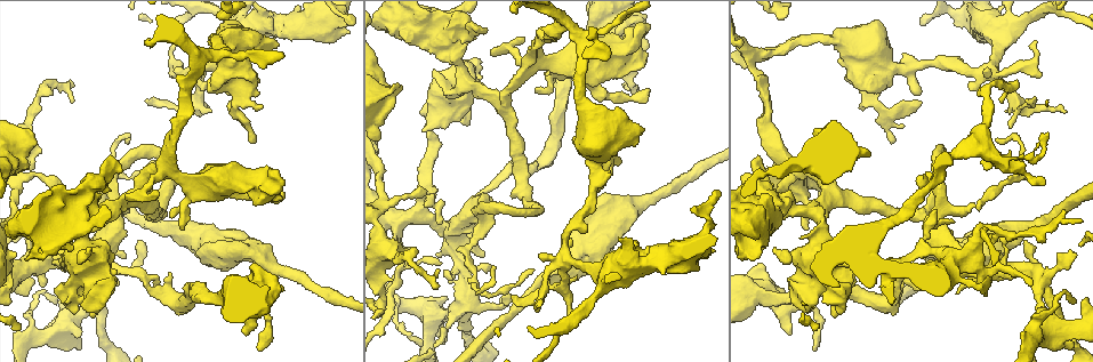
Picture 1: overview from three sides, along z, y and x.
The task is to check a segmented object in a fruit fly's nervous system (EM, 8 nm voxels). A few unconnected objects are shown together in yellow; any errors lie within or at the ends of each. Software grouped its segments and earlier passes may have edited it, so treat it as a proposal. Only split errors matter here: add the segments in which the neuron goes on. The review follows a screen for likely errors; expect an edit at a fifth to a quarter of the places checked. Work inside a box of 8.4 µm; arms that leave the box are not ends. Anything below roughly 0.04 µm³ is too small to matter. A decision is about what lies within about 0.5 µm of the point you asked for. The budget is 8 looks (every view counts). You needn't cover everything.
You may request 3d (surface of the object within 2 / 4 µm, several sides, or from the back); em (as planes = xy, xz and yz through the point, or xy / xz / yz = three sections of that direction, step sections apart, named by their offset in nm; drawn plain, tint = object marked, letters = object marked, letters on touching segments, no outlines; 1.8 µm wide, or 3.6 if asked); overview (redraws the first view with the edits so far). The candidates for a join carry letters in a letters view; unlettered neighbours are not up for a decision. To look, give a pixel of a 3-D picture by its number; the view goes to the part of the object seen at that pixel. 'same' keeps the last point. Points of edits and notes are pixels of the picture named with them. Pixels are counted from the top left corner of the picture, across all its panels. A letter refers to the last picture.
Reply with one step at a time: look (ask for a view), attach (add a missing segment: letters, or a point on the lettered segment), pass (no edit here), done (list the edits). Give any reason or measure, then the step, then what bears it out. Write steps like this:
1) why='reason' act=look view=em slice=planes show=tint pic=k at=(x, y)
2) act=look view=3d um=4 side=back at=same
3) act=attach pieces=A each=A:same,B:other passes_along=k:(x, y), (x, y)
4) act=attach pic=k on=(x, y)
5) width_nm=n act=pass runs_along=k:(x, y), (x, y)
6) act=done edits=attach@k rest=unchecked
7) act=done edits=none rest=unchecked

why='branch stops here' act=look view=3d um=2 side=back pic=1 at=(921, 290)

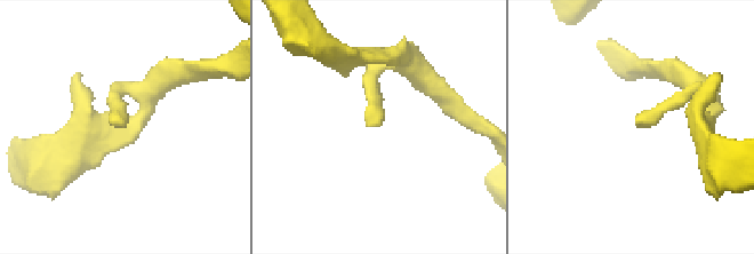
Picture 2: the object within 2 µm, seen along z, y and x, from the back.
why='need the tissue' act=look view=em slice=xz step=16 show=letters pic=2 at=(111, 122)

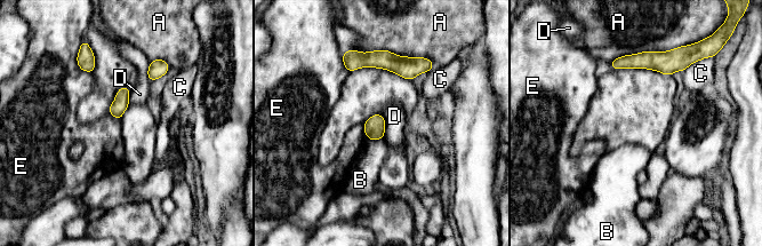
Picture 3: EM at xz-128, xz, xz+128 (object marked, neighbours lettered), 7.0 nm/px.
why='another direction' act=look view=em slice=planes show=letters at=same

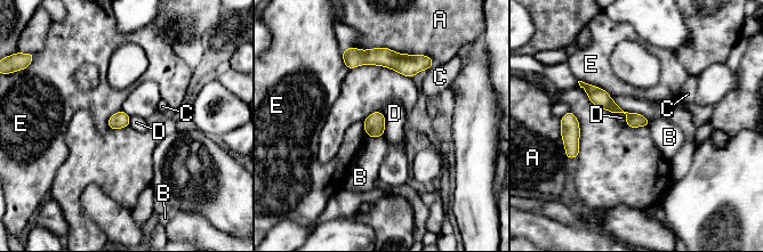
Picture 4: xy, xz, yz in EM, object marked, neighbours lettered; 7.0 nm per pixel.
longest_contact=A:440nm act=pass each=A:other,B:other,C:other,D:other,E:other runs_along=4:(587, 87), (616, 110), (645, 122) found='no lettered segment goes on from it'

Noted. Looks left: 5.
act=look view=em slice=planes show=letters pic=1 at=(460, 314)

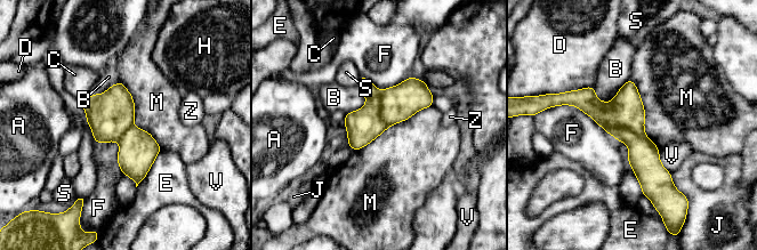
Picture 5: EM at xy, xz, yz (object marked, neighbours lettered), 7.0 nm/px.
width_nm=260 act=pass each=A:other,B:other,C:other,D:other,E:other,F:other,H:other,J:other,M:other,S:other,V:other,Z:other border=5:(119, 81), (133, 123), (161, 150) found='none of them fits'

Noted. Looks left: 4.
why='an open end' act=look view=em slice=xy step=4 show=letters pic=1 at=(399, 84)

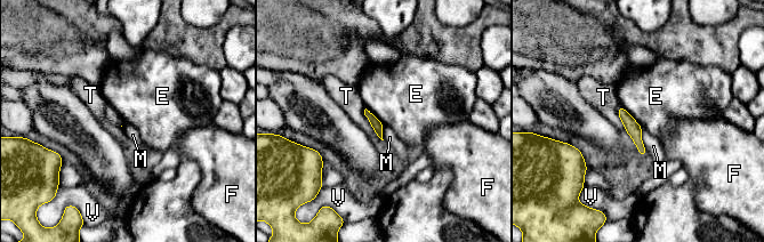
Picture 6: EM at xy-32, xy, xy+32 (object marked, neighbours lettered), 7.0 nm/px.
why='another direction' act=look view=em slice=planes show=letters at=same

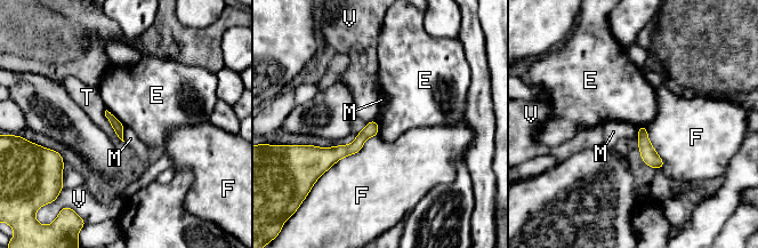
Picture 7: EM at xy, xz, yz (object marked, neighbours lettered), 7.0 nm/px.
longest_contact=F:500nm act=pass each=E:other,F:other,M:other,T:other,V:other border=7:(106, 109), (125, 126) found='no lettered segment goes on from it'

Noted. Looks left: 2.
why='calibre changes' act=look view=em um=3.6 slice=planes show=tint pic=1 at=(73, 216)

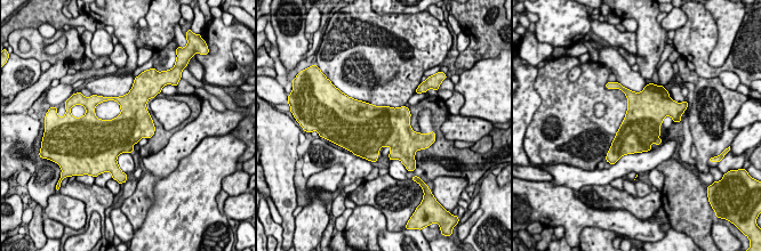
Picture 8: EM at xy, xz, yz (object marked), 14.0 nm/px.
why='see the neighbours' act=look view=em um=3.6 slice=planes show=letters at=same

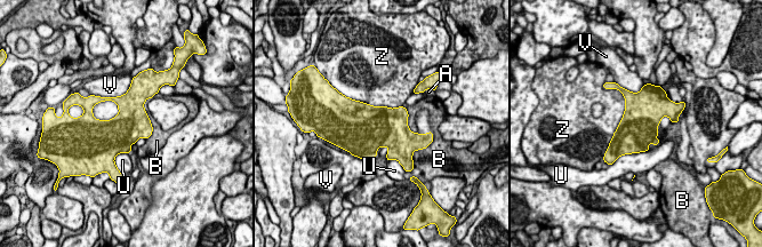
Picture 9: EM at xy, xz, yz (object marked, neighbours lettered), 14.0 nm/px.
act=pass each=A:other,B:other,U:other,V:other,Z:other found='none of them fits'

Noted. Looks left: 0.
act=done edits=none rest=unchecked

